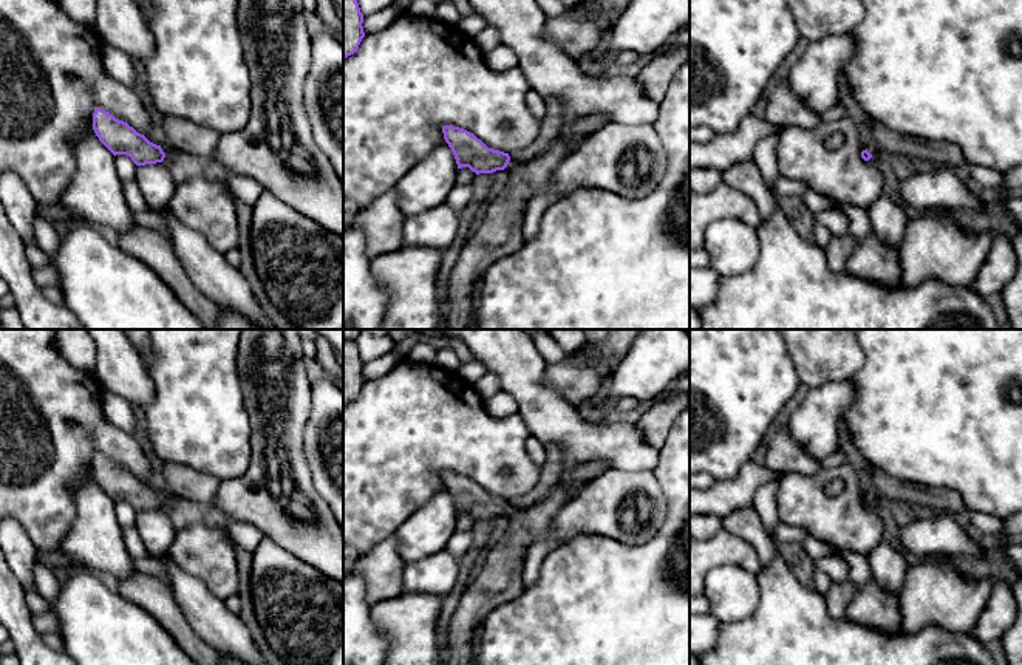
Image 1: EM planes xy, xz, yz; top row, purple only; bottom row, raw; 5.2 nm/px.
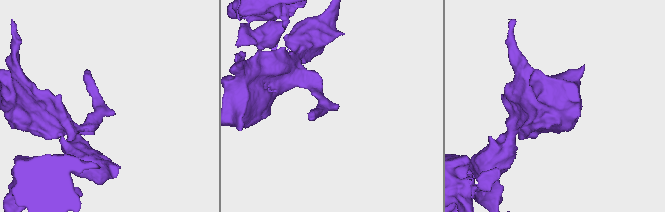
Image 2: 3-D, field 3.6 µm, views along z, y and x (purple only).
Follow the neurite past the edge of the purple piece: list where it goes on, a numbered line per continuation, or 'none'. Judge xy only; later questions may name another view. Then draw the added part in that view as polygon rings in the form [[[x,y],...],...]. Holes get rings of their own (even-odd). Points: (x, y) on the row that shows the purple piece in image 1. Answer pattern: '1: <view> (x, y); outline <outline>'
1: xy (186, 138); outline [[[176,116],[165,118],[164,130],[165,141],[161,148],[165,155],[175,150],[178,155],[196,158],[212,156],[221,138],[216,130]]]

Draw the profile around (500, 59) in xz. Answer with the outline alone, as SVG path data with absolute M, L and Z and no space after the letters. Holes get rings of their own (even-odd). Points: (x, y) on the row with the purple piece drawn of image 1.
M499 45L482 56L487 66L496 73L518 66L516 54L506 45Z

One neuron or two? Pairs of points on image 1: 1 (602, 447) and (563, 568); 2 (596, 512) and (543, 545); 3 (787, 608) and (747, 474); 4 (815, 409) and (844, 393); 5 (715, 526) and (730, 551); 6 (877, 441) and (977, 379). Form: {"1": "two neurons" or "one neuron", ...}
{"1": "two neurons", "2": "one neuron", "3": "two neurons", "4": "one neuron", "5": "two neurons", "6": "one neuron"}

